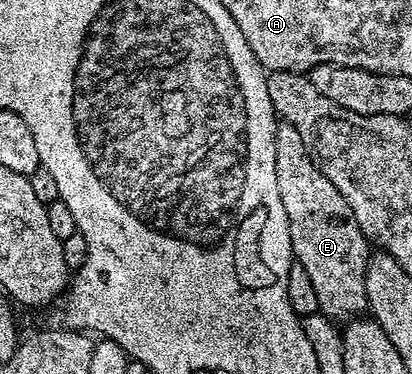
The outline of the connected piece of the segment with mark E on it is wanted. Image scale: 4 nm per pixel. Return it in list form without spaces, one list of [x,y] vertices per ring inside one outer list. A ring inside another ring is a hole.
[[[280,121],[276,127],[274,143],[274,167],[278,175],[278,195],[282,195],[282,207],[286,207],[286,219],[290,223],[290,243],[295,264],[306,267],[306,275],[310,275],[310,283],[314,283],[314,295],[318,295],[320,312],[329,319],[344,317],[356,319],[368,309],[366,299],[366,267],[370,256],[370,242],[354,219],[354,211],[350,211],[350,203],[342,199],[342,191],[322,175],[322,171],[314,163],[308,153],[306,143],[302,143],[302,135],[290,123]]]

